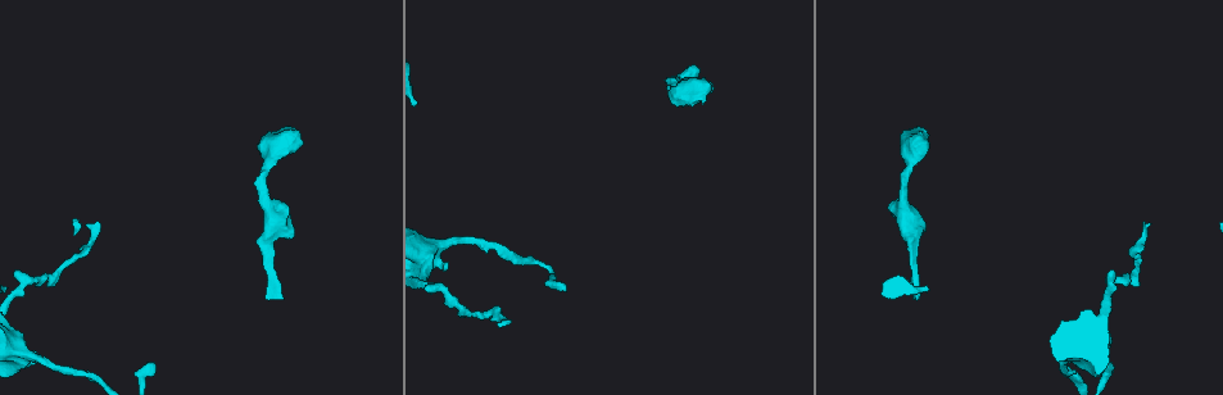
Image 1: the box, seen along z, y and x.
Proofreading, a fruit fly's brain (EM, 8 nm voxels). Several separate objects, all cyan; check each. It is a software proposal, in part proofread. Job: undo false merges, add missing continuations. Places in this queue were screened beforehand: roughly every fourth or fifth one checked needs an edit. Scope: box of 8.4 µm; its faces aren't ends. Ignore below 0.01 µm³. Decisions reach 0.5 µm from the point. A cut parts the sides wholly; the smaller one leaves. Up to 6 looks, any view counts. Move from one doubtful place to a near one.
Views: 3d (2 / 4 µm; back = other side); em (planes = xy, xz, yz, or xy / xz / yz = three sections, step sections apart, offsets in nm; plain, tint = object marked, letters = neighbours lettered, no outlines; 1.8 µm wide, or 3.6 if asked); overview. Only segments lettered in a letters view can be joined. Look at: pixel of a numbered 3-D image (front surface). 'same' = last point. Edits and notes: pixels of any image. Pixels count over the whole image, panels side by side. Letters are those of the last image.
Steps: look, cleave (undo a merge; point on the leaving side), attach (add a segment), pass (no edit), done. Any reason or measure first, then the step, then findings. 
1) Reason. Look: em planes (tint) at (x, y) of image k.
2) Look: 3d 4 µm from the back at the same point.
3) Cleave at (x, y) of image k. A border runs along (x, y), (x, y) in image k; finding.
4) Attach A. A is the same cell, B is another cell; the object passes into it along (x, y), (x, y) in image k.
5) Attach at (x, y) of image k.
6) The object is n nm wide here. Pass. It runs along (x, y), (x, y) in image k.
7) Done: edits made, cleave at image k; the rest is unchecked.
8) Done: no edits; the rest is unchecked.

End of a long branch. Look: em planes (tint) at (507, 323) of image 1.

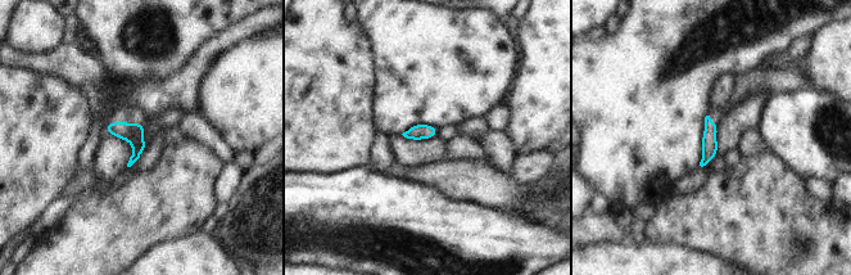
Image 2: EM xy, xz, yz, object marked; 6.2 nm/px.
Look: em planes (letters) at the same point.

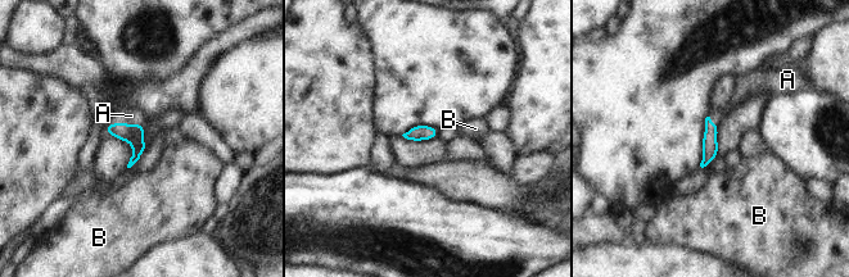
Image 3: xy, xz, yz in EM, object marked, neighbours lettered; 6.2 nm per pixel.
Attach A. A is the same cell, B is another cell; the object passes into it along (126, 132), (126, 123), (131, 116) in image 3; the cell continues.

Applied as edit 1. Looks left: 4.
Look: overview.

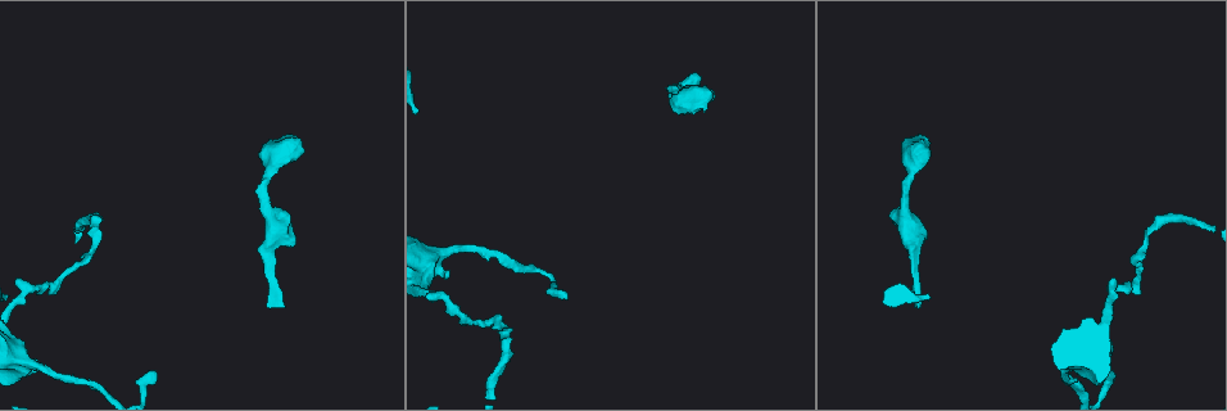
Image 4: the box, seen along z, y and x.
An open end. Look: 3d 4 µm at (295, 140) of image 4.

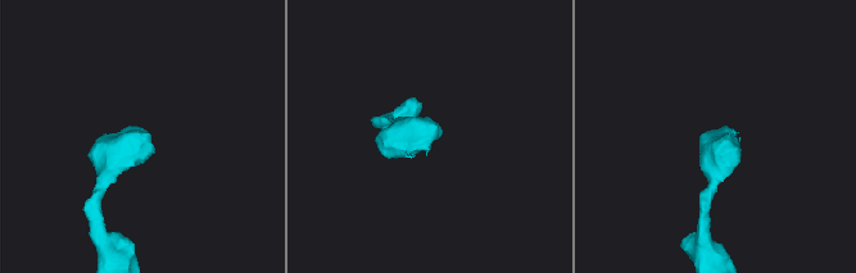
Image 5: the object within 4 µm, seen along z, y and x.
Look: em planes (letters) at (140, 131) of image 5.

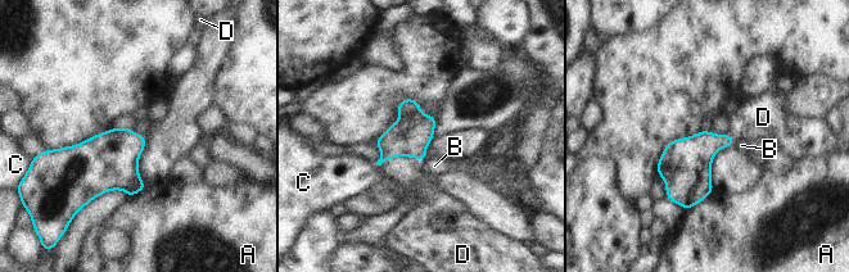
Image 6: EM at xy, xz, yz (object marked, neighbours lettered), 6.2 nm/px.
Attach D. D is the same cell, A, B and C are other cells; the object passes into it along (410, 135), (402, 155), (409, 173) in image 6; it goes on there.

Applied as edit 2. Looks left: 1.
Done: edits made, attach at image 3, attach at image 6; the rest is unchecked.

